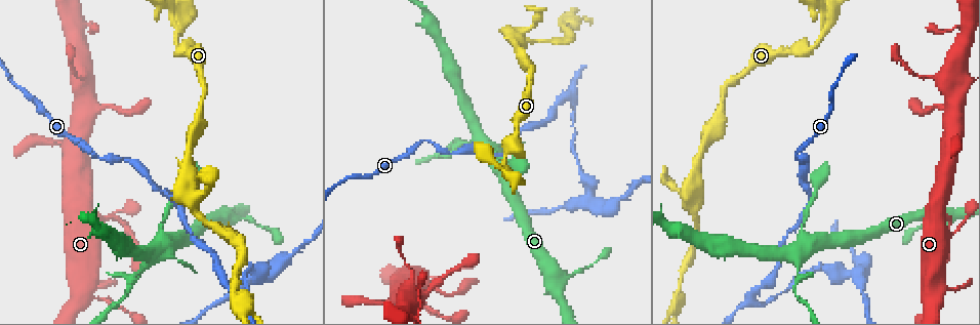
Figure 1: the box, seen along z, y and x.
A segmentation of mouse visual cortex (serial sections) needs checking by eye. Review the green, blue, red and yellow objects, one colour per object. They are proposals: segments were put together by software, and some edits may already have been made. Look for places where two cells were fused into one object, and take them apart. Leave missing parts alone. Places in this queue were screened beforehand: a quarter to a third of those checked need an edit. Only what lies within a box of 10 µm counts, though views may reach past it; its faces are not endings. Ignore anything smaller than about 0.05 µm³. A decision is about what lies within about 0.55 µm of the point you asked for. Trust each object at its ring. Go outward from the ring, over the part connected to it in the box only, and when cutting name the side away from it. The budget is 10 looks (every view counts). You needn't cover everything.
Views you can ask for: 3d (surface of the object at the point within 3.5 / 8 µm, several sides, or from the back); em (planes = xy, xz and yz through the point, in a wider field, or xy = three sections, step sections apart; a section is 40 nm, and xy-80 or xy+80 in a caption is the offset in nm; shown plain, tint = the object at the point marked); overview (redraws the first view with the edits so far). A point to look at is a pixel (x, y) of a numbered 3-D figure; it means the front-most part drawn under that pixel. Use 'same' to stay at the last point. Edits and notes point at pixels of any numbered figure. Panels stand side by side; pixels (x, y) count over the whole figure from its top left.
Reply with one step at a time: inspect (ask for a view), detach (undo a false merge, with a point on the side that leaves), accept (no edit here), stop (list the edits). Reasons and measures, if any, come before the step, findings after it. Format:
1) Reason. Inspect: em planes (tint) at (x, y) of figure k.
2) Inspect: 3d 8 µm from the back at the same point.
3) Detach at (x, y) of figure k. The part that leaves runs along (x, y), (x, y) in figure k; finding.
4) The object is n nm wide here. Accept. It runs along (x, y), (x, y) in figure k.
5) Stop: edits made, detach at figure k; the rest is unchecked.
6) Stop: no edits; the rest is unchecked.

Four or more arms meet. Inspect: 3d 3.5 µm at (804, 233) of figure 1.

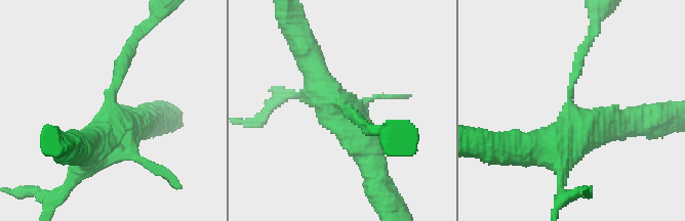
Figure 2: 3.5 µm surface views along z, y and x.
Inspect: em xy step 5 (plain) at (110, 113) of figure 2.

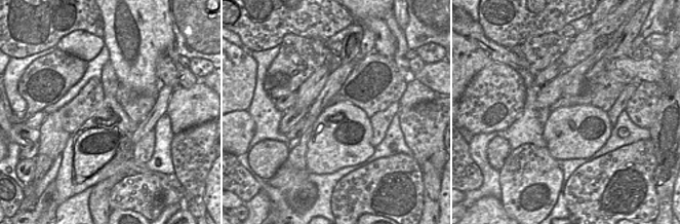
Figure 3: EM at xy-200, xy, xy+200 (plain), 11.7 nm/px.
With the object marked. Inspect: em xy step 5 (tint) at the same point.

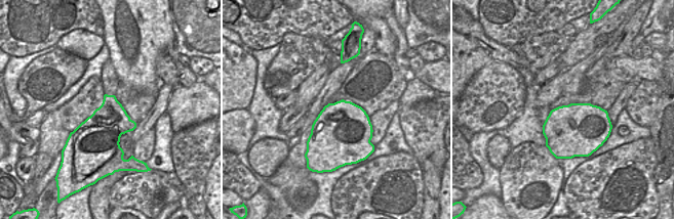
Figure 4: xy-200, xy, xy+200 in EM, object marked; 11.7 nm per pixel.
Accept. It runs along (372, 164), (319, 87), (310, 56) in figure 2; one cell here.

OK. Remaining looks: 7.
Thick turns thin. Inspect: 3d 3.5 µm at (571, 97) of figure 1.

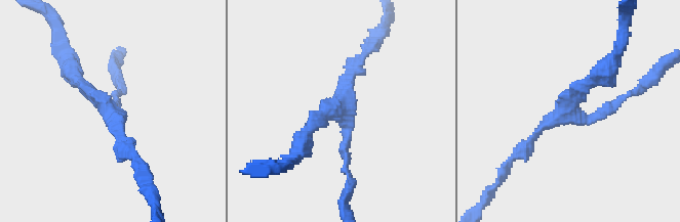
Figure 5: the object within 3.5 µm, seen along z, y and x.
3 arms meet here; the arms are 150, 150, 250 nm wide; shape alone is not enough. Inspect: em xy step 5 (tint) at (111, 109) of figure 5.

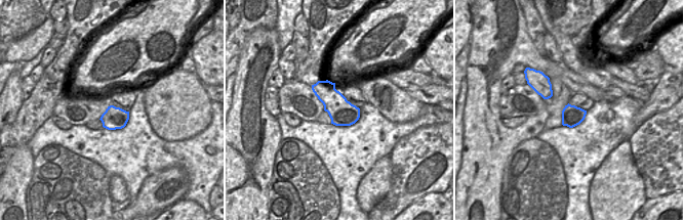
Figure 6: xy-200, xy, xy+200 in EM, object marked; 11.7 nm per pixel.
The object is 300 nm wide here. Accept. It runs along (71, 69), (115, 119), (115, 93) in figure 5; all the same cell.

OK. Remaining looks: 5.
A fork. Inspect: 3d 3.5 µm from the back at (588, 199) of figure 1.

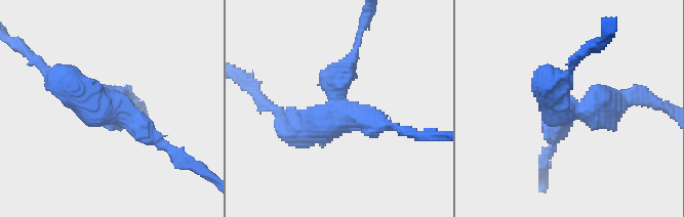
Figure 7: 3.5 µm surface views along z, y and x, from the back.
Need the tissue. Inspect: em xy step 2 (tint) at (342, 110) of figure 7.

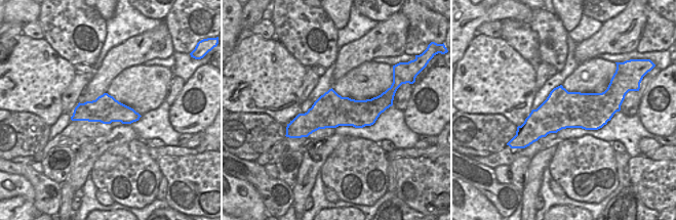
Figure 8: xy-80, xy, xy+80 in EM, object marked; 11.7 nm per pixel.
The object is 400 nm wide here. Detach at (315, 130) of figure 7. The part that leaves runs along (338, 102), (313, 129), (272, 107) in figure 7; two cells meet here.

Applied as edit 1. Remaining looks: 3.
Inspect: 3d 3.5 µm from the back at (538, 42) of figure 1.

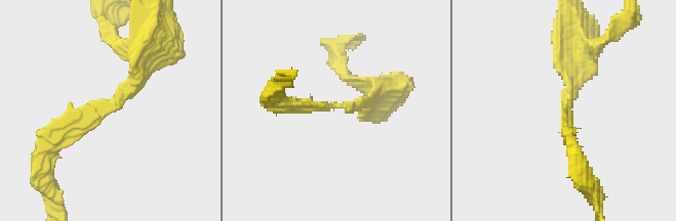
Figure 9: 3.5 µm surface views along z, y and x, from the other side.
The arms are 200, 200 nm wide. Inspect: em xy step 2 (tint) at (566, 113) of figure 9.

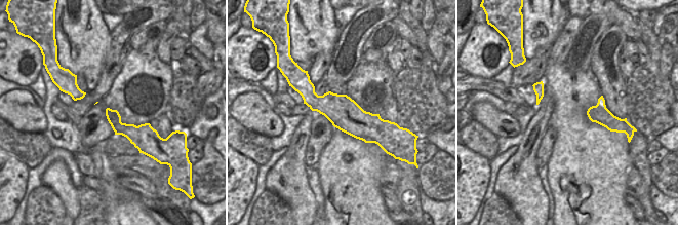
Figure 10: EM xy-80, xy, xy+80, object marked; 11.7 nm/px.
Accept. It runs along (303, 90), (360, 124), (383, 127) in figure 10; continuous, no second cell.

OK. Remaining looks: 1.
Stop: edits made, detach at figure 7; the rest is unchecked.

